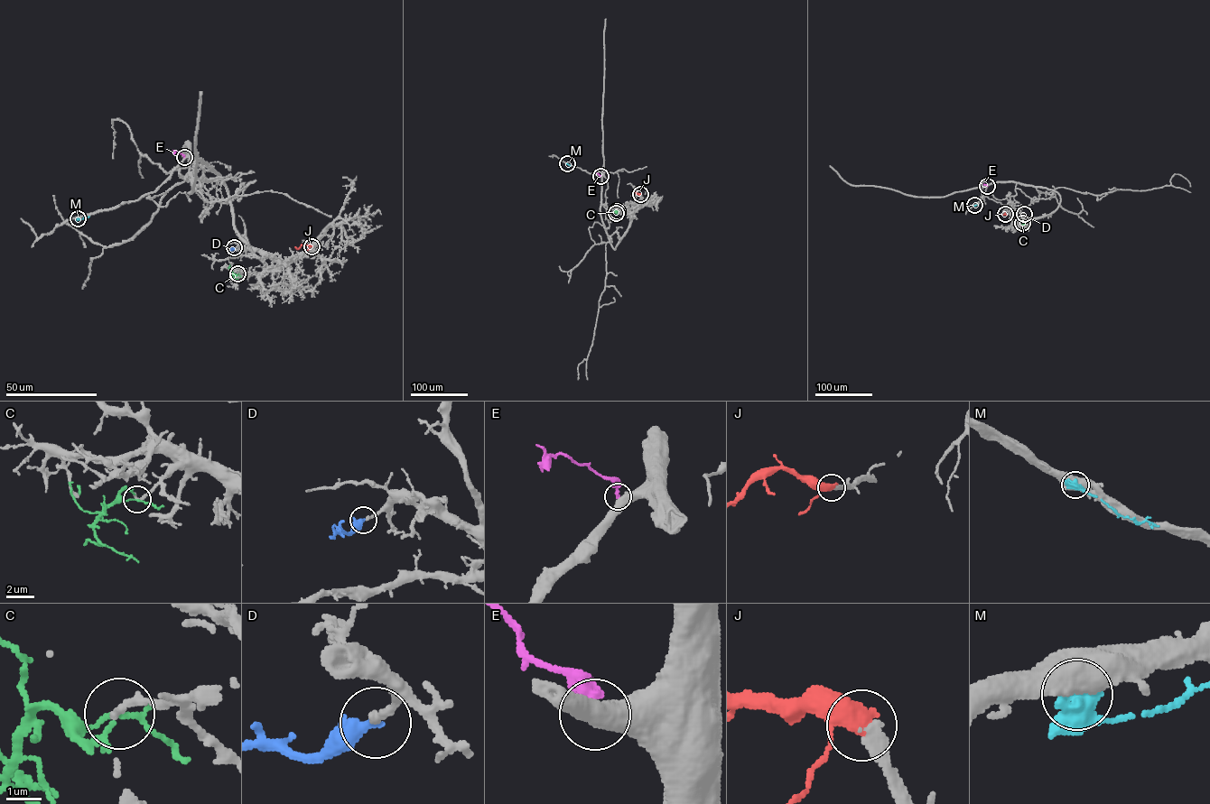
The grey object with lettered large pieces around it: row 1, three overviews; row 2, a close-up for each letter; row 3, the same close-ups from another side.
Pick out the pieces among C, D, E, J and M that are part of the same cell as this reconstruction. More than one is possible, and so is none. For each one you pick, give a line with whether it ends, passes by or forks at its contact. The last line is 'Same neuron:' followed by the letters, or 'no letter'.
D: It passes by
J: It passes by
Same neuron: D, J

